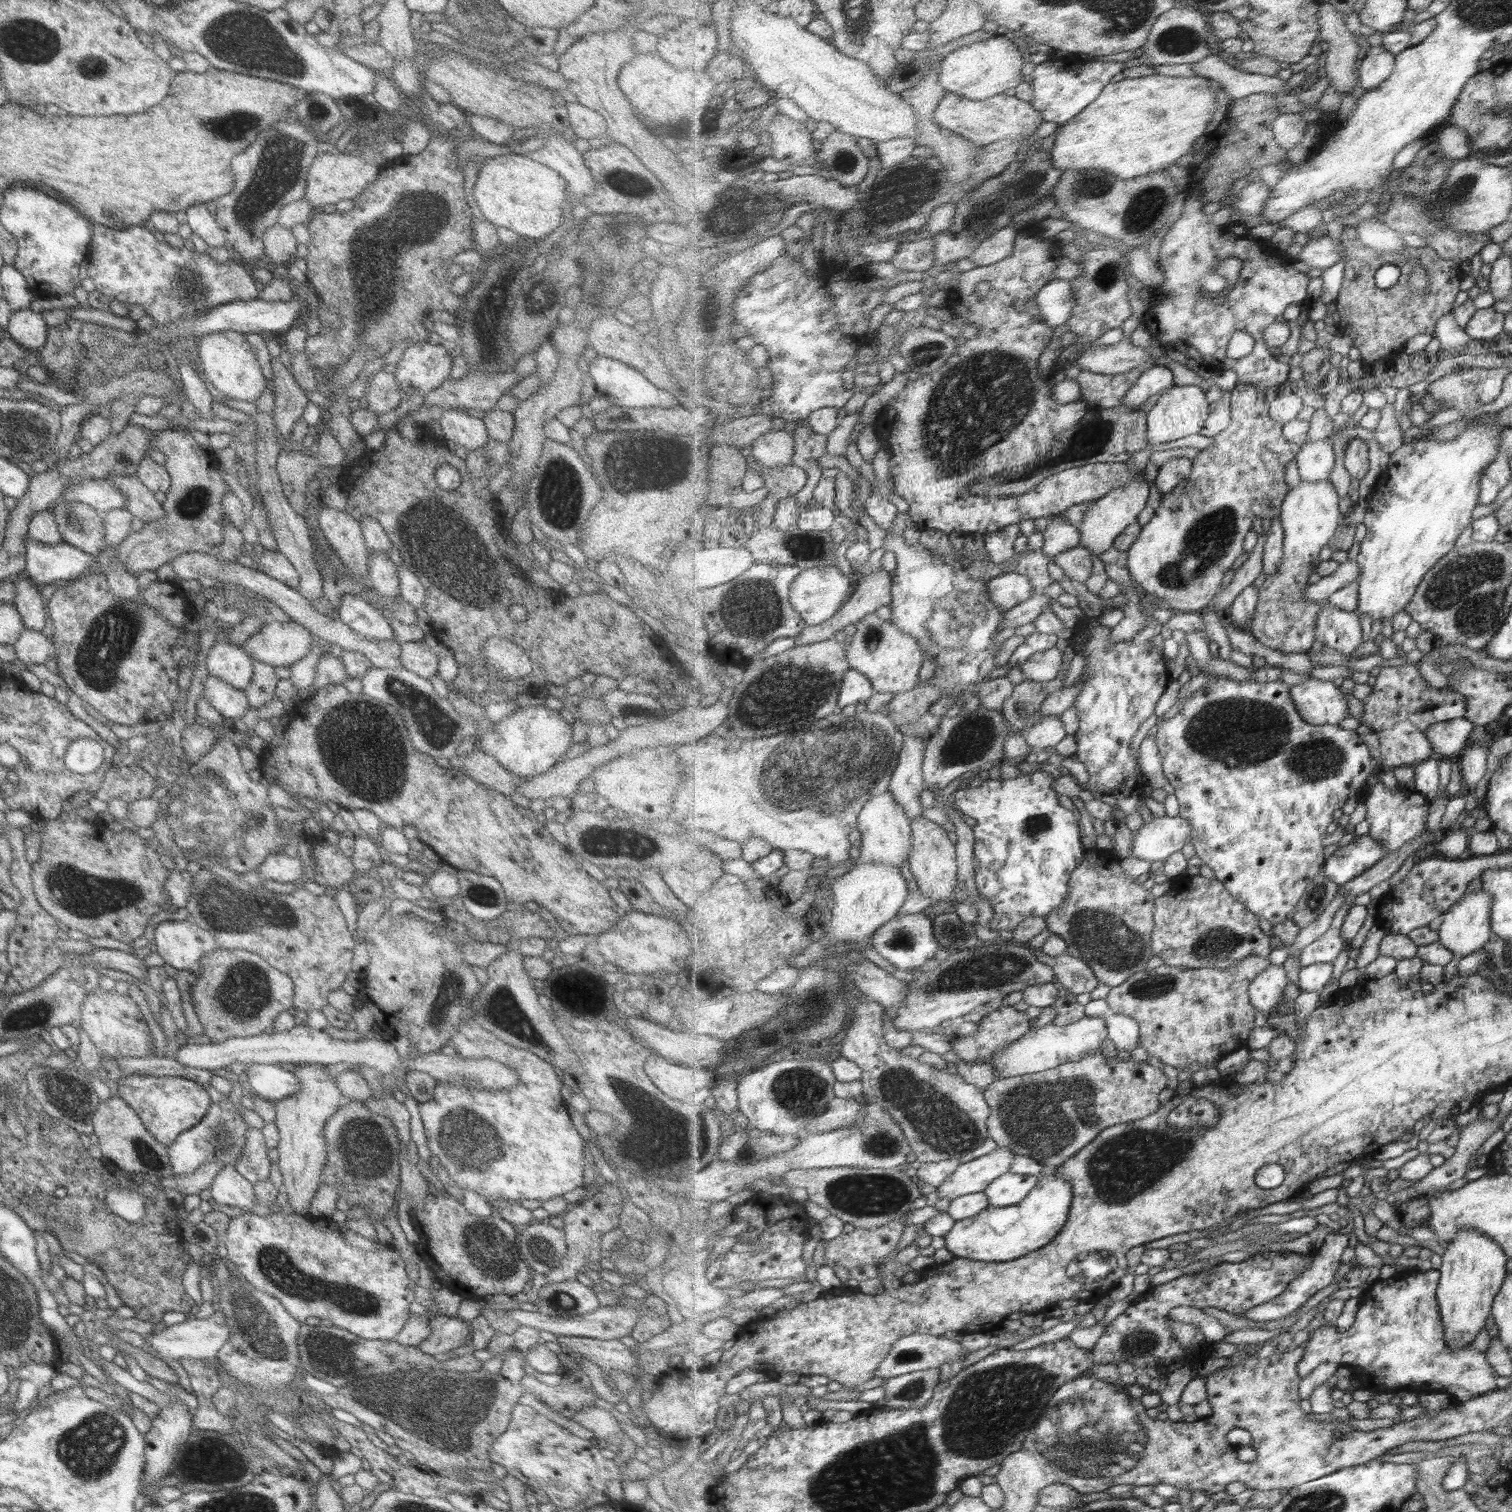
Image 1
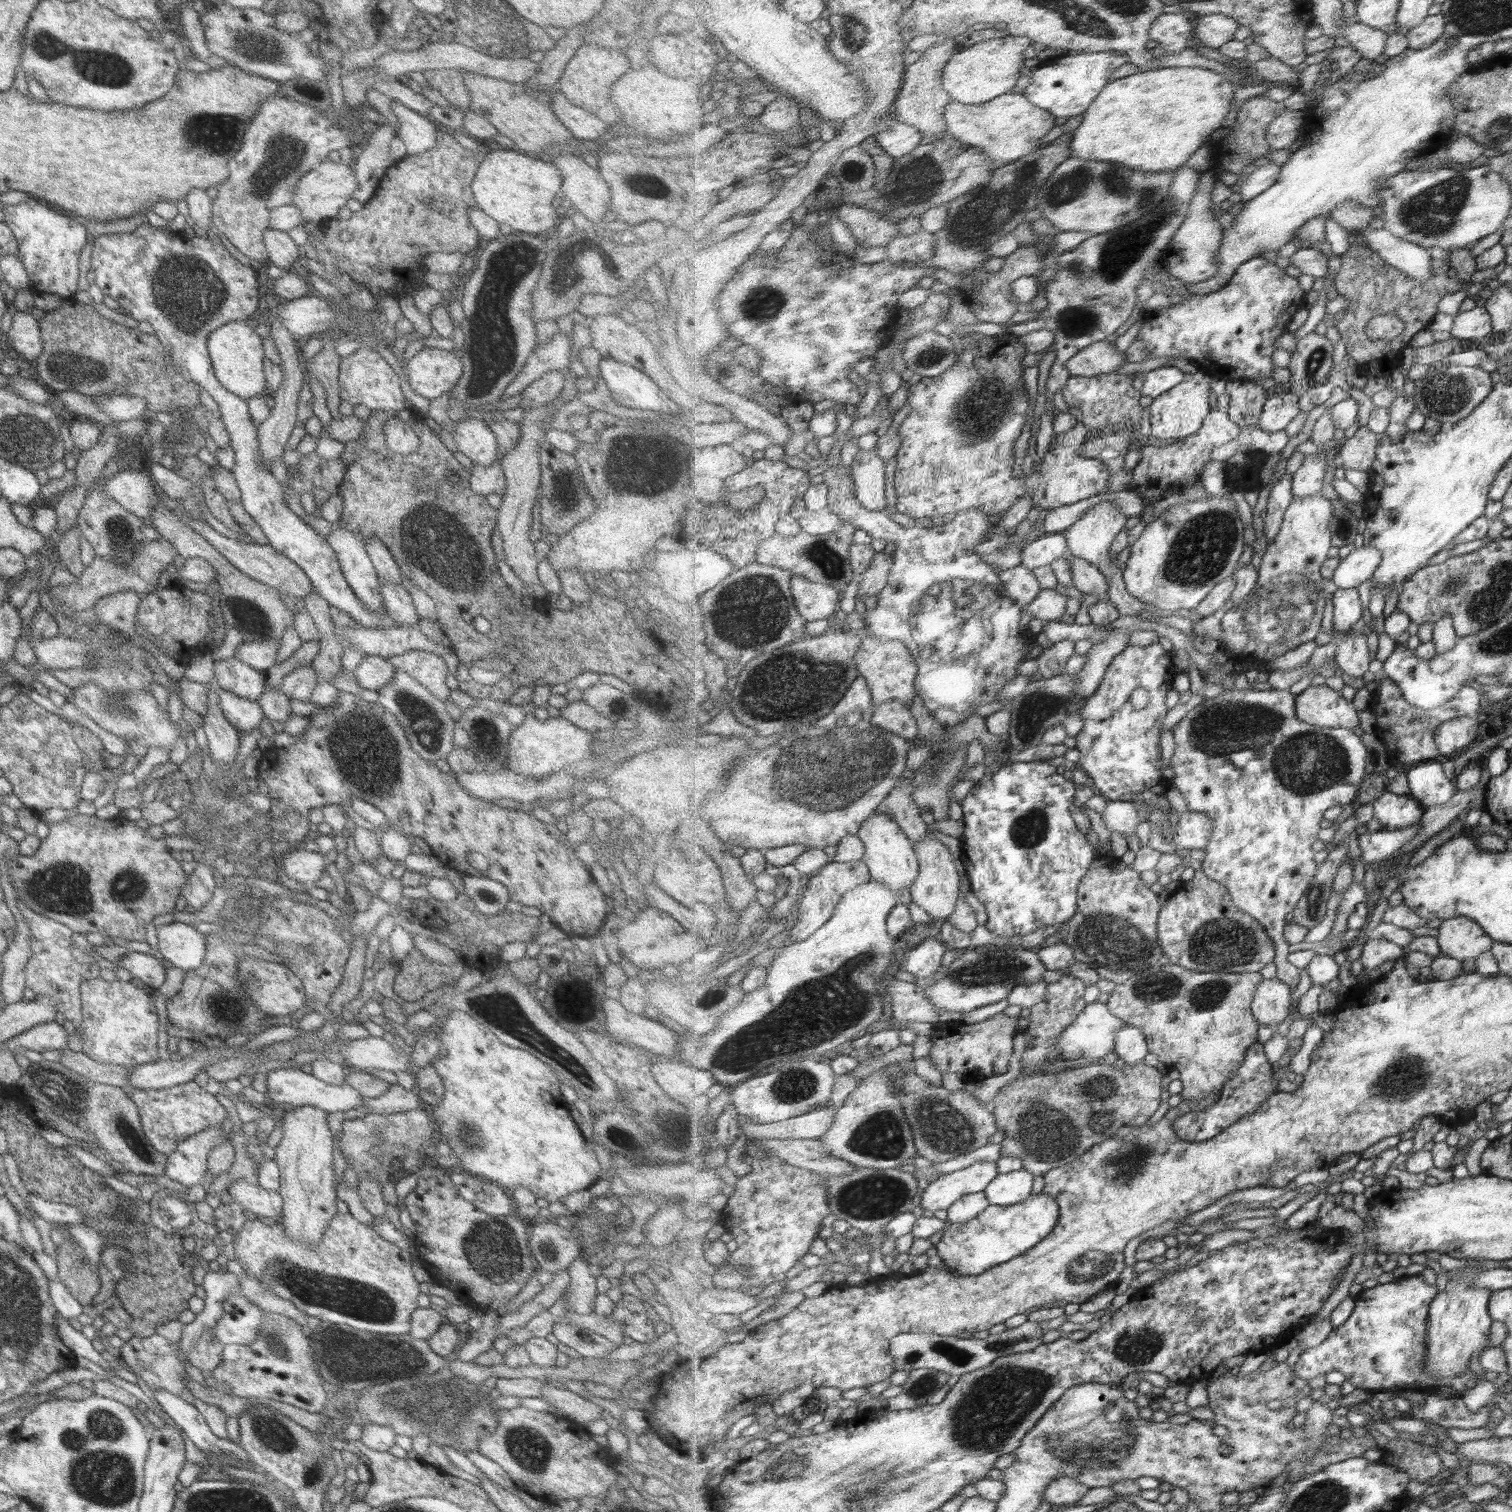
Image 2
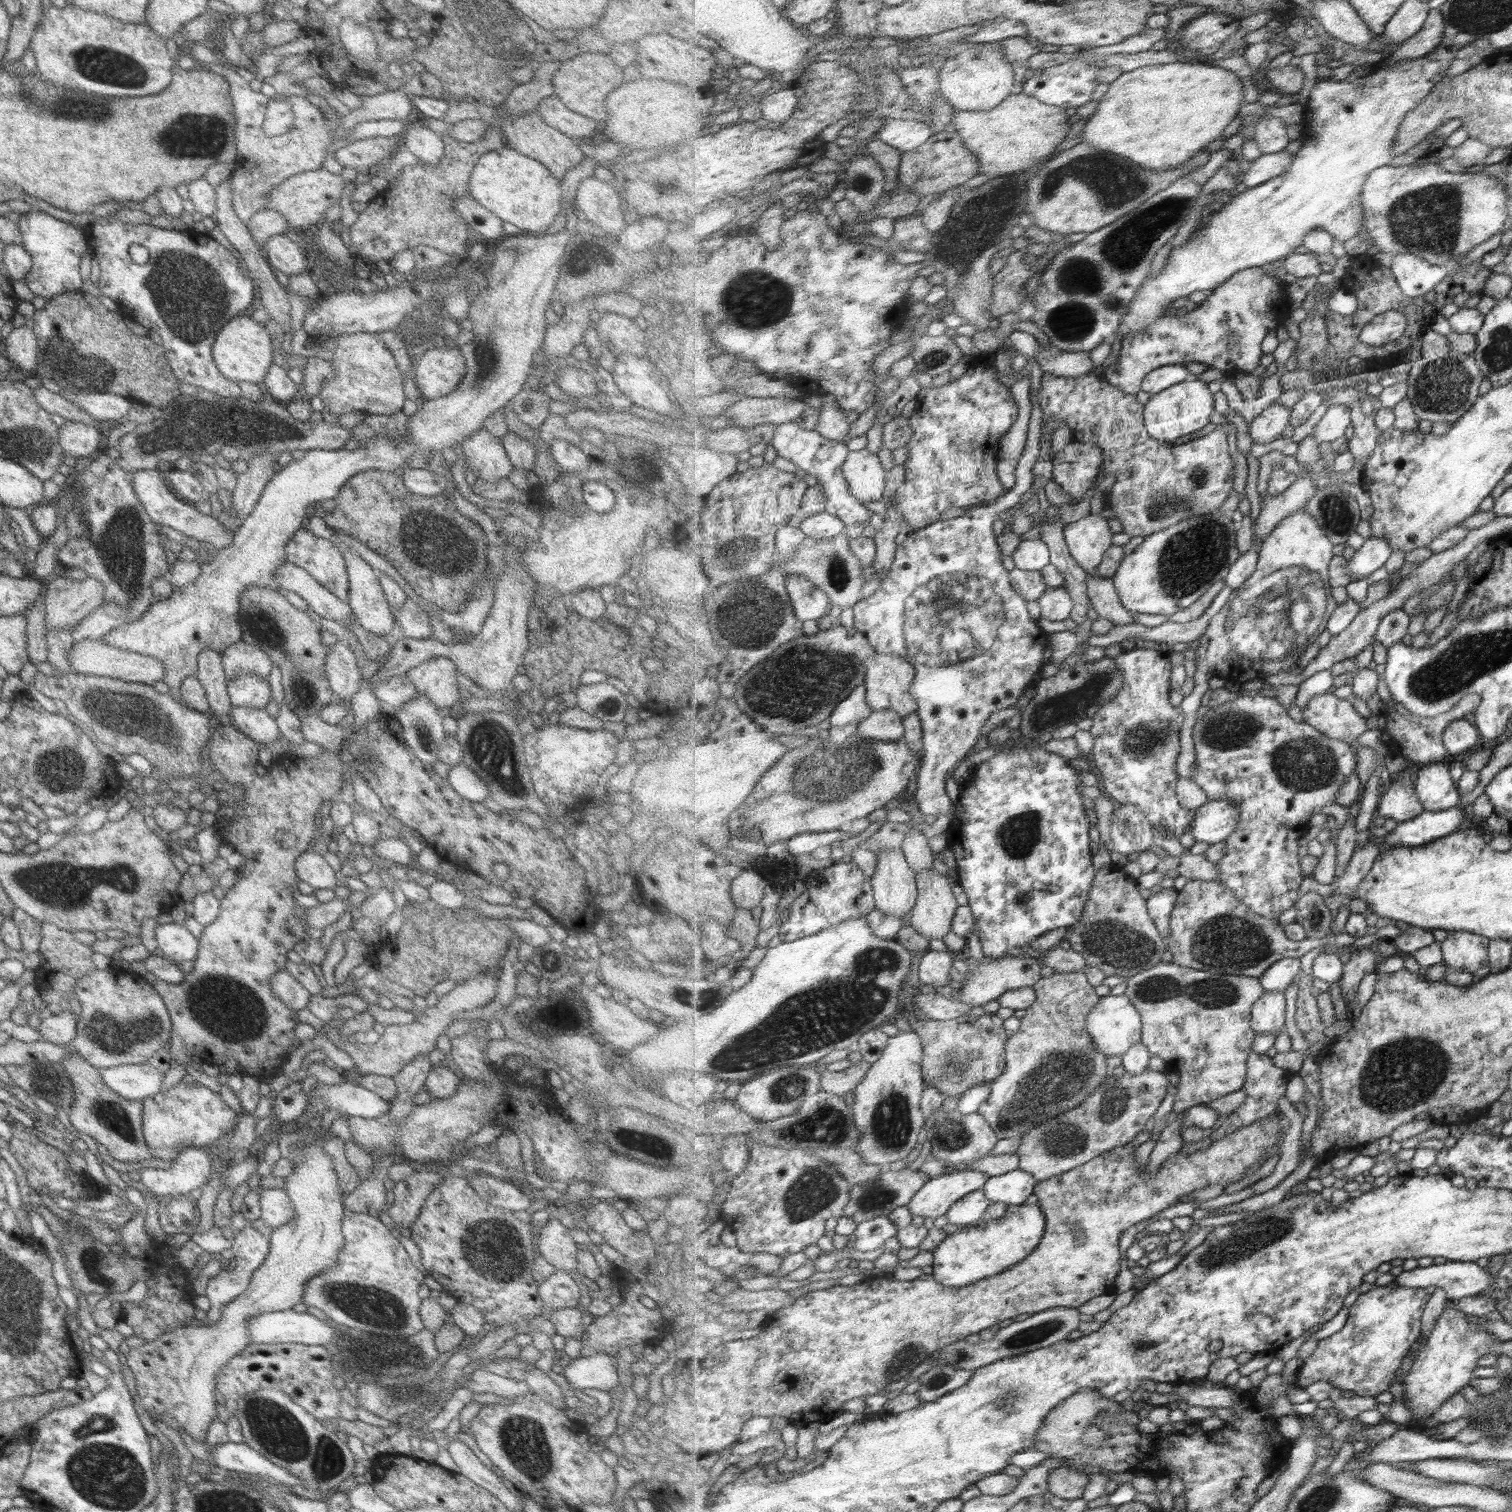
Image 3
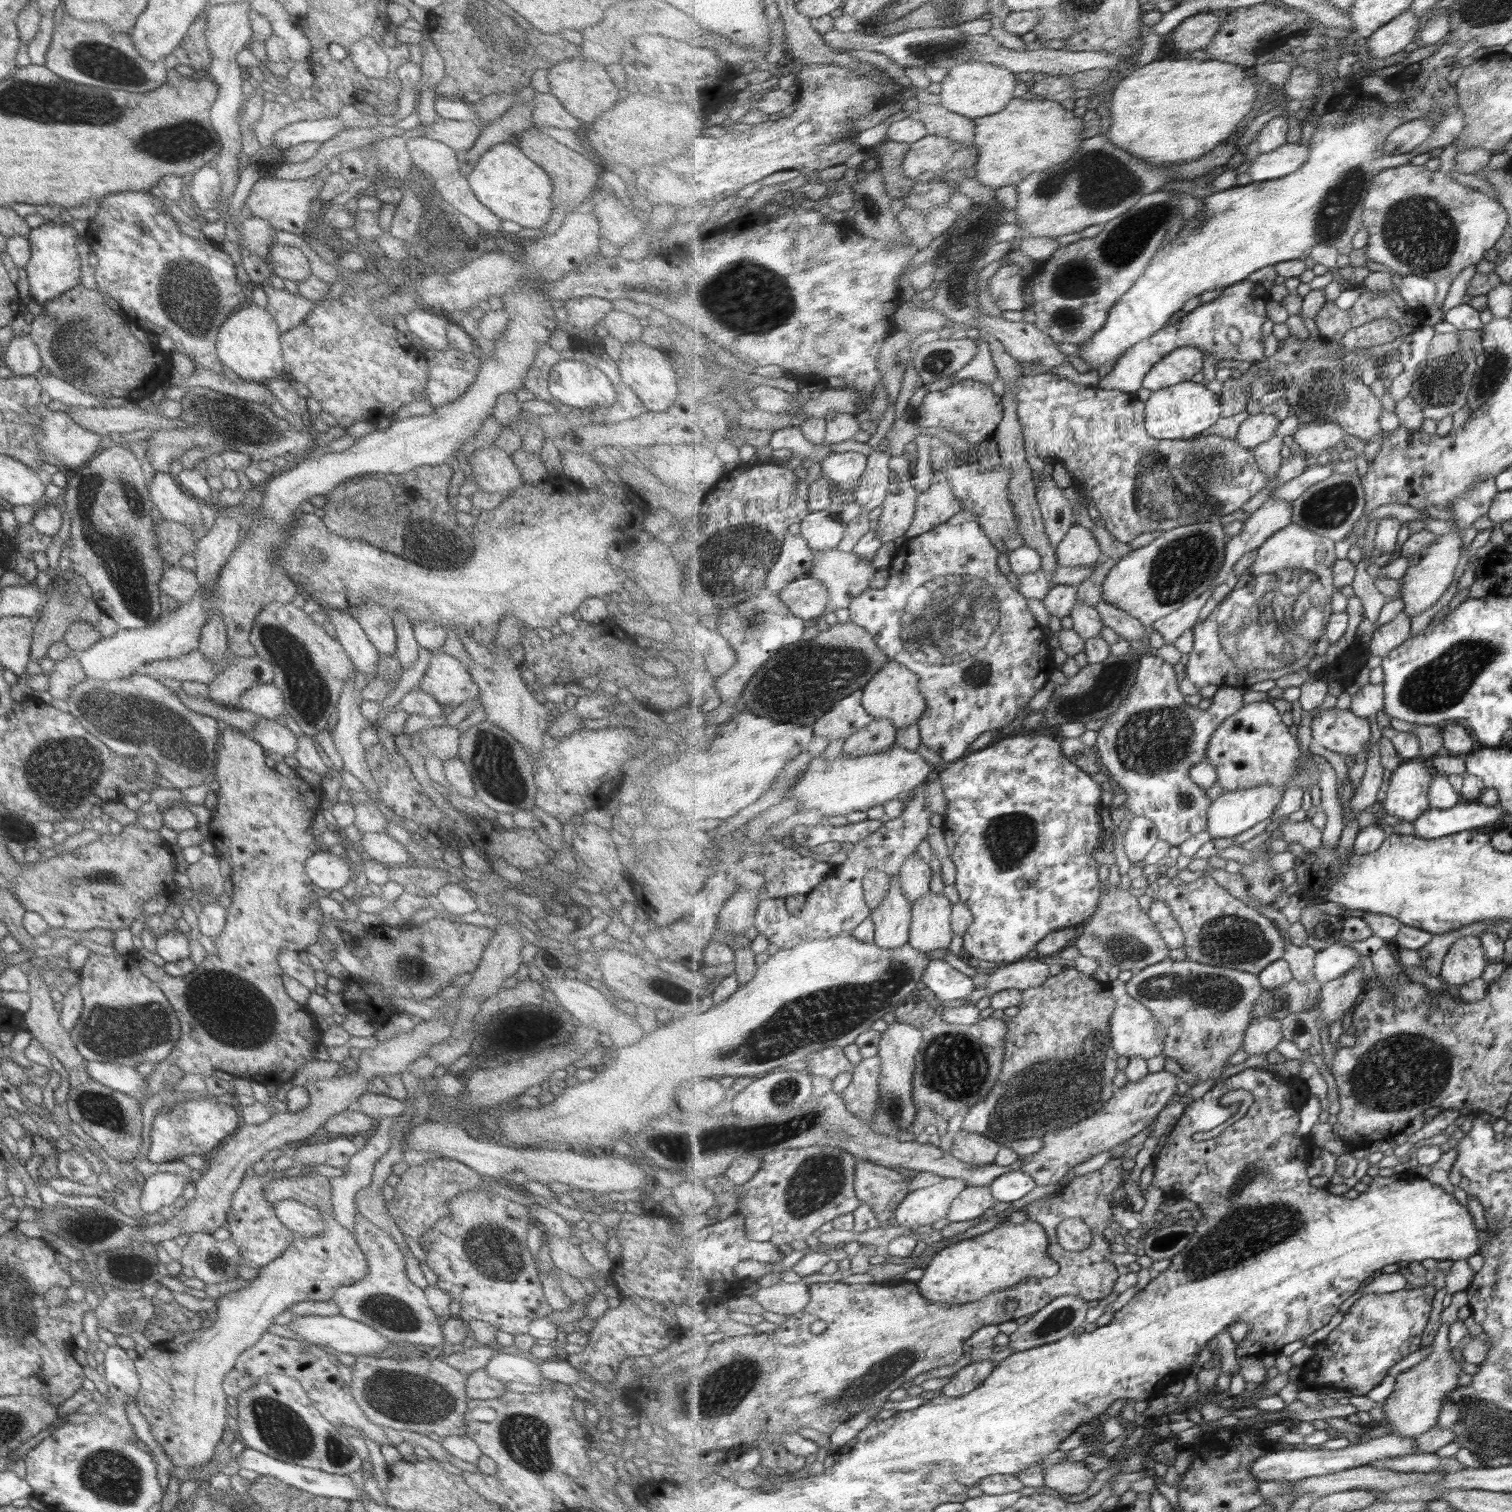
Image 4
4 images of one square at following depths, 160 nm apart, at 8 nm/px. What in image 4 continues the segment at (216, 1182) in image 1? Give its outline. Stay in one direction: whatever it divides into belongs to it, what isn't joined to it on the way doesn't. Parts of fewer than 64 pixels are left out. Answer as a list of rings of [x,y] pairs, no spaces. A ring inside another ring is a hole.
[[[290,1199],[281,1200],[271,1205],[271,1208],[283,1228],[287,1228],[292,1234],[309,1238],[323,1231],[323,1220],[313,1208]]]

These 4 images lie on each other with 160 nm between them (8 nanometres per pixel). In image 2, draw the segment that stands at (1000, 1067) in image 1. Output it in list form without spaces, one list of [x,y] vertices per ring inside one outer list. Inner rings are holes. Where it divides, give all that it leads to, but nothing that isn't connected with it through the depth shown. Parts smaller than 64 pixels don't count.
[[[1108,1003],[1088,1004],[1058,1042],[1061,1058],[1105,1058],[1116,1052],[1116,1038],[1126,1022],[1111,1012]]]

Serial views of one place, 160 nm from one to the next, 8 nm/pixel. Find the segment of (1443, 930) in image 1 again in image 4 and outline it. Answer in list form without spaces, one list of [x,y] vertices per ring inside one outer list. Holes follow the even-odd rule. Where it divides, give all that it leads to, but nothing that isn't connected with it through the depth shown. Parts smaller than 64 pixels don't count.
[[[1463,936],[1454,942],[1444,958],[1440,976],[1449,984],[1459,987],[1481,978],[1490,964],[1482,939],[1479,936]]]

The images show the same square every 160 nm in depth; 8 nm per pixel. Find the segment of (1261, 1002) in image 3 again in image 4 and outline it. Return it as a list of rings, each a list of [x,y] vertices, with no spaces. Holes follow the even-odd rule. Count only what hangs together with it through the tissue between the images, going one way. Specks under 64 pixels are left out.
[[[1270,1016],[1254,1019],[1246,1030],[1242,1050],[1248,1056],[1273,1052],[1283,1042],[1282,1021]]]

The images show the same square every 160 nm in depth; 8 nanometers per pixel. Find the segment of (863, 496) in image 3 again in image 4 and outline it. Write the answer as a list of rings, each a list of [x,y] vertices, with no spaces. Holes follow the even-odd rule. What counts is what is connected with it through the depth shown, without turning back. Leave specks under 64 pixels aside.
[[[834,452],[821,461],[821,470],[833,484],[843,490],[857,486],[857,480],[867,470],[869,455],[861,452]]]

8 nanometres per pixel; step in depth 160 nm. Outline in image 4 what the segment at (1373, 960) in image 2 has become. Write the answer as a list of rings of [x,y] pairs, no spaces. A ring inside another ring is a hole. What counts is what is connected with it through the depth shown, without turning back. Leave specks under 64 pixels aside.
[[[1358,966],[1342,977],[1322,985],[1319,1022],[1321,1026],[1331,1026],[1352,1010],[1365,993],[1363,967]]]

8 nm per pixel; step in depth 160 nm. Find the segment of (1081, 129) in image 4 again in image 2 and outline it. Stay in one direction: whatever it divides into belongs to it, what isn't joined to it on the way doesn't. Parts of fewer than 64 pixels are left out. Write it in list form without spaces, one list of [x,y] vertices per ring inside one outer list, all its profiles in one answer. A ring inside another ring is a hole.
[[[1007,93],[981,105],[953,101],[946,108],[947,132],[966,145],[980,148],[989,160],[1008,164],[1041,149],[1043,138],[1055,128],[1055,115],[1035,106],[1024,93]]]

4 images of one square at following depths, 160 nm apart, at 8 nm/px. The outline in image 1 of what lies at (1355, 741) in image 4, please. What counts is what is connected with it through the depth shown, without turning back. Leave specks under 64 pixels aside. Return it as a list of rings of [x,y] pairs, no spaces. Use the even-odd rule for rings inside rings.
[[[1311,678],[1290,689],[1299,714],[1314,726],[1339,725],[1350,718],[1346,693],[1331,681]]]

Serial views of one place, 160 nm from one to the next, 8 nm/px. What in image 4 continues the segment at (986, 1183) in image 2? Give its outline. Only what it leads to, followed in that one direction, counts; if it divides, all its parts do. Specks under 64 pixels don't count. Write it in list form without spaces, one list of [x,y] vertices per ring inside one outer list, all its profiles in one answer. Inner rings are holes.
[[[947,1178],[937,1185],[910,1192],[894,1219],[899,1227],[909,1230],[935,1224],[937,1220],[948,1217],[953,1202],[969,1185],[963,1179]]]

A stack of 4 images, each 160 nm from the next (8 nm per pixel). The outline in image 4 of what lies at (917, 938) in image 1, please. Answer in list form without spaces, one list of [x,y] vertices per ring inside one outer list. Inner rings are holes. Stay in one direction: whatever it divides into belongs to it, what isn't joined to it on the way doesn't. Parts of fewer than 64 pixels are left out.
[[[933,960],[927,965],[922,981],[934,1000],[950,1000],[960,1003],[975,992],[975,982],[971,976],[959,972],[945,960]]]

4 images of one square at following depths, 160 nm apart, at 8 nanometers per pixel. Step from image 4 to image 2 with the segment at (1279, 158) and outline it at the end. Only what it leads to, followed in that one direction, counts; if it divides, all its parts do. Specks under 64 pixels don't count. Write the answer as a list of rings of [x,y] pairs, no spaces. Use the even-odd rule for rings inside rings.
[[[1269,161],[1267,164],[1256,168],[1246,180],[1237,185],[1237,191],[1242,196],[1242,203],[1255,200],[1263,192],[1271,189],[1271,186],[1279,182],[1282,173],[1282,165],[1277,161]]]

